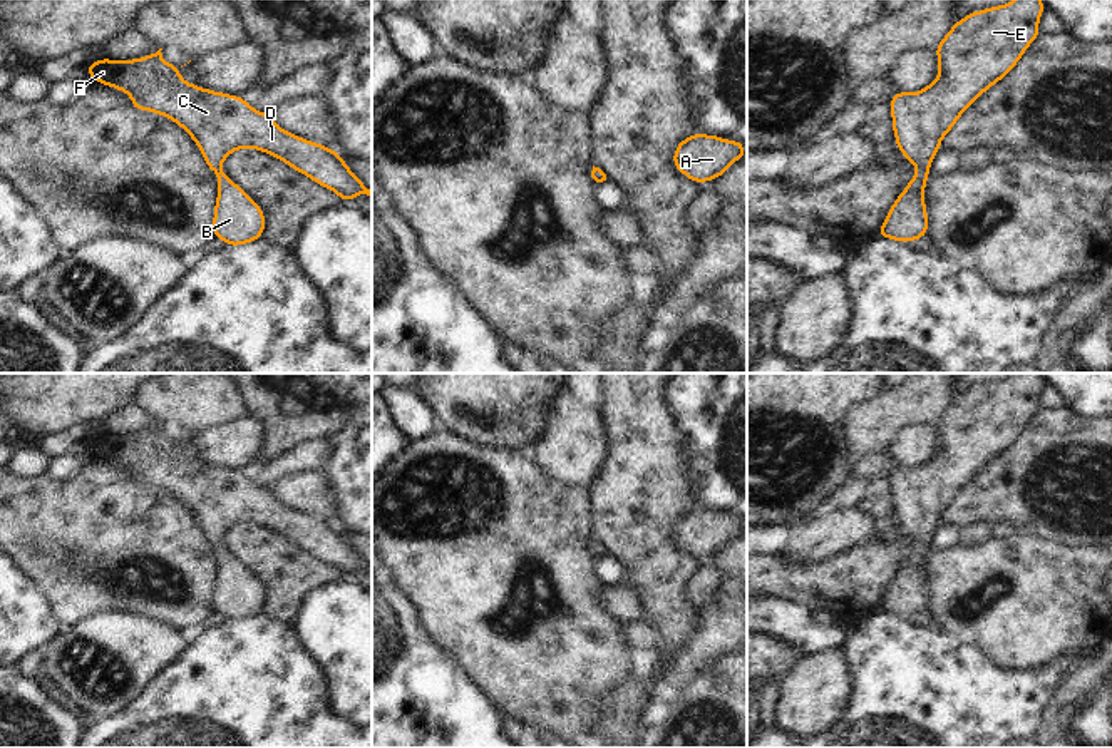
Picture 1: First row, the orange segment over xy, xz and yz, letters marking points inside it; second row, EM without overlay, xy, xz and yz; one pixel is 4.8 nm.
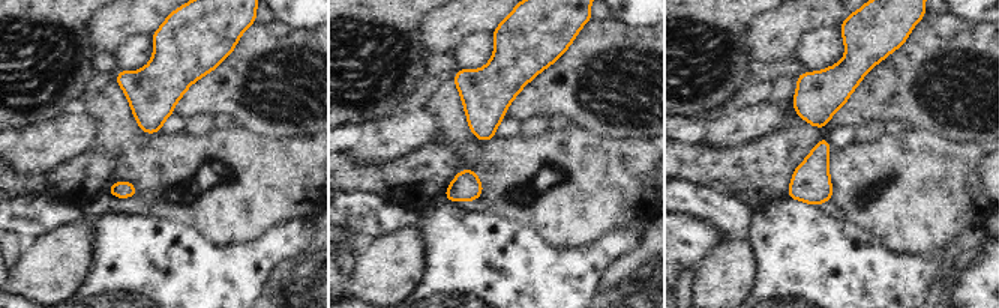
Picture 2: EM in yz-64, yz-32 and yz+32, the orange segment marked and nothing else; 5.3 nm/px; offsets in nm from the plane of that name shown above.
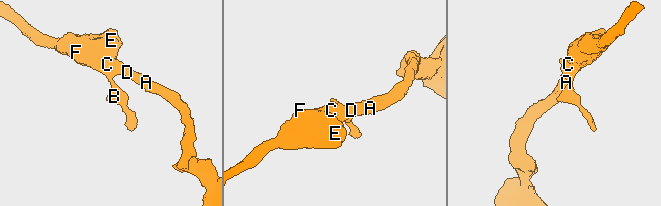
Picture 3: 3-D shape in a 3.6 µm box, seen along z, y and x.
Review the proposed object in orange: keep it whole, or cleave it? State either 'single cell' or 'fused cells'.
single cell

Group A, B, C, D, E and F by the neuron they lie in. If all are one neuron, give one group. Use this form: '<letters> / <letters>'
A B C D E F

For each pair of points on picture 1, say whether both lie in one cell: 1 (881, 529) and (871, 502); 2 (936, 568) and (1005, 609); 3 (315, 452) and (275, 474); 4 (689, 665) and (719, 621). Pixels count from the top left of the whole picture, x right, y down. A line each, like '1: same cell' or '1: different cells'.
1: same cell
2: same cell
3: same cell
4: same cell

